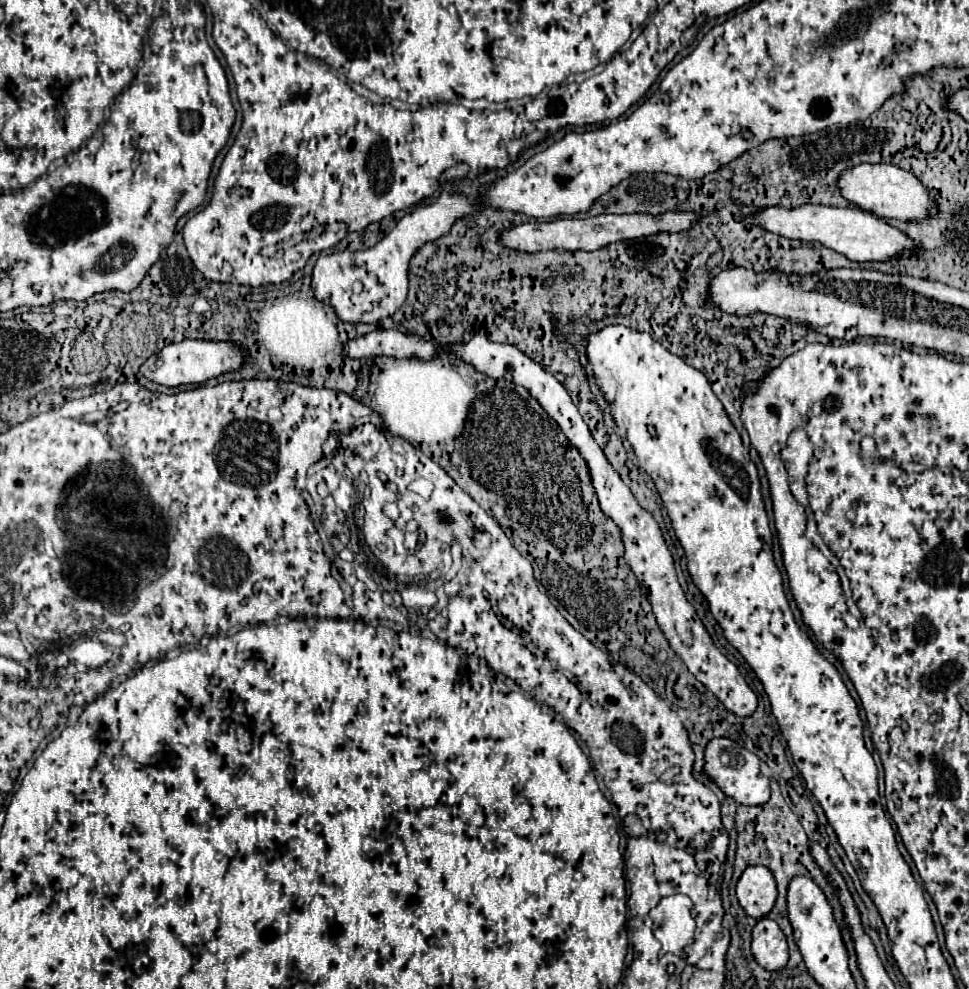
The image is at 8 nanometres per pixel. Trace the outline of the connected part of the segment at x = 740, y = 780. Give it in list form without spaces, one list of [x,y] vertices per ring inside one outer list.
[[[715,737],[705,747],[705,765],[703,773],[727,795],[733,797],[739,805],[763,805],[769,799],[769,777],[759,769],[759,759],[743,745],[737,745],[731,739]]]

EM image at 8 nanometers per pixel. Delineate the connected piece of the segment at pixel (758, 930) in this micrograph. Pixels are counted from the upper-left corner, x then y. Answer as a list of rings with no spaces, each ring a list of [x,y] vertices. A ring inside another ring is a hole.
[[[767,917],[759,919],[751,933],[751,951],[755,955],[755,961],[767,969],[767,971],[779,971],[779,967],[787,965],[789,951],[787,941],[779,925]]]

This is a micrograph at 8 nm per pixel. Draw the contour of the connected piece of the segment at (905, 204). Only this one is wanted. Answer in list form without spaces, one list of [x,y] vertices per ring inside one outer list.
[[[859,163],[851,169],[845,169],[839,179],[837,187],[841,195],[851,203],[857,205],[877,217],[893,217],[893,219],[925,219],[927,215],[935,213],[935,203],[927,195],[927,189],[919,183],[919,179],[903,171],[897,165],[887,165],[887,163]]]

